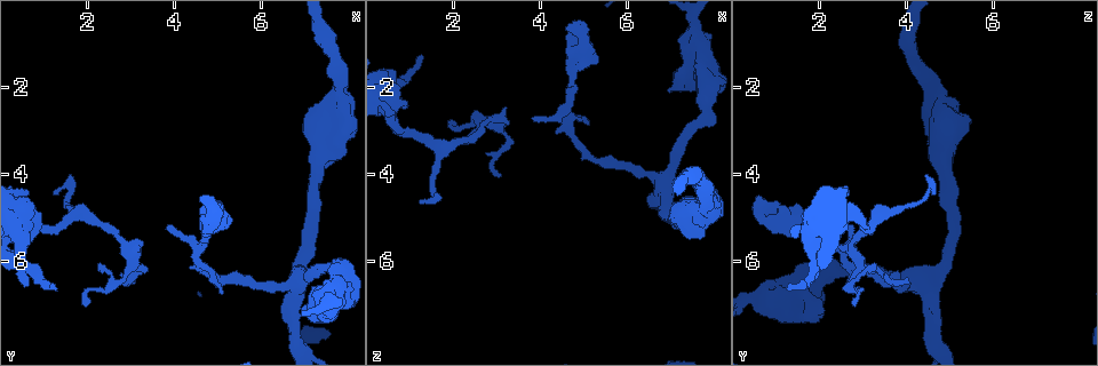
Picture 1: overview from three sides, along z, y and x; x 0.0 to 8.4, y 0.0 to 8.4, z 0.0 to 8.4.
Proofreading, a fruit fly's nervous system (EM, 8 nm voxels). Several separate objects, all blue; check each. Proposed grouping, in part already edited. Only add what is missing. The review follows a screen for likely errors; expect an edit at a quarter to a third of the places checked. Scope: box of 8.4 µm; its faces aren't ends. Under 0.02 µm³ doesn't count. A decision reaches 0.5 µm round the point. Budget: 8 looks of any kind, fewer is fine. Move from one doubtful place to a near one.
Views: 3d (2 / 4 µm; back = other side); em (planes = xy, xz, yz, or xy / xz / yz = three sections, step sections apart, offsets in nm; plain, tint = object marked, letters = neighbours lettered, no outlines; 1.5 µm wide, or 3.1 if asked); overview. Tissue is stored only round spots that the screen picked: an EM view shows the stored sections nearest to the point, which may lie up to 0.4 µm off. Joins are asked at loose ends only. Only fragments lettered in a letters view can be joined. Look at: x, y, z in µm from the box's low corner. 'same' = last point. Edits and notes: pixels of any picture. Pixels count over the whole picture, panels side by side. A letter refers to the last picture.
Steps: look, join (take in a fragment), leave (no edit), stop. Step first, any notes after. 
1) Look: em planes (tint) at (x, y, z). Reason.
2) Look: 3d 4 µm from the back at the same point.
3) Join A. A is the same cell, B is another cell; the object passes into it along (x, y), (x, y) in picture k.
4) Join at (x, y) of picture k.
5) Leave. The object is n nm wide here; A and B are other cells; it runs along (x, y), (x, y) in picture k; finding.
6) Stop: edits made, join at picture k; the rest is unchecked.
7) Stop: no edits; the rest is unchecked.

Look: em planes (letters) at (4.65, 4.50, 0.50). Long arm stops here.

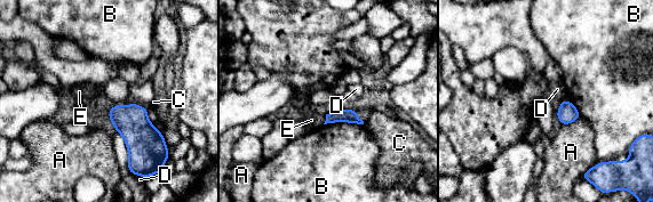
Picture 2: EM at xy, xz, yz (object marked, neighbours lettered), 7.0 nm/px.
Leave. A, B, C, D and E are other cells; a border runs along (137, 174), (133, 175) in picture 2; no lettered fragment goes on from it.

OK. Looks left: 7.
Look: em planes (letters) at (5.10, 6.70, 2.80). Tapers out.

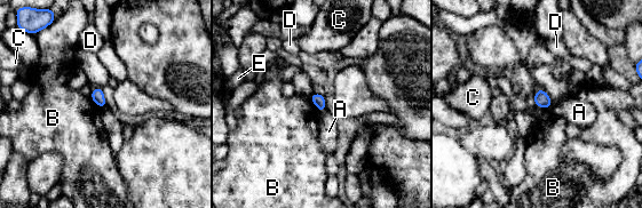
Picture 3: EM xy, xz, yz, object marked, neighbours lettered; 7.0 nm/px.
Leave. A, B, C, D and E are other cells; a border runs along (309, 98), (319, 112) in picture 3; no lettered fragment goes on from it.

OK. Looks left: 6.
Look: em xz step 8 (tint) at (3.90, 5.10, 2.70). Free end.

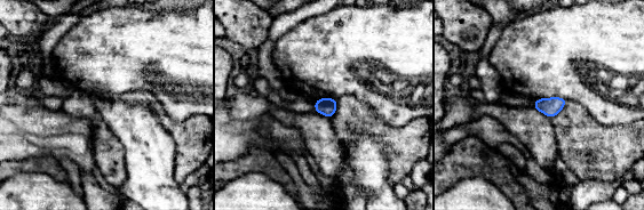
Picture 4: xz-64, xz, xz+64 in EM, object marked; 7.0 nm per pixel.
Look: em planes (letters) at the same point. Cut it another way.

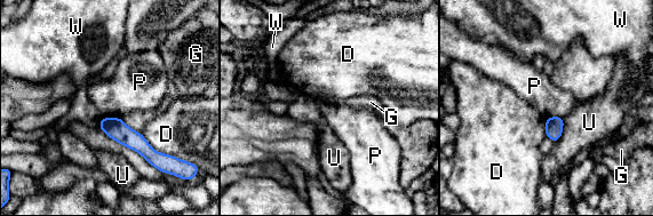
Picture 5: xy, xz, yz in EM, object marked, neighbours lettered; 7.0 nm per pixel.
Leave. D, G, P, U and W are other cells; a border runs along (104, 116), (120, 118) in picture 5; none of them fits.

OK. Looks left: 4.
Look: 3d 2 µm at (6.90, 7.15, 2.10). Free end.

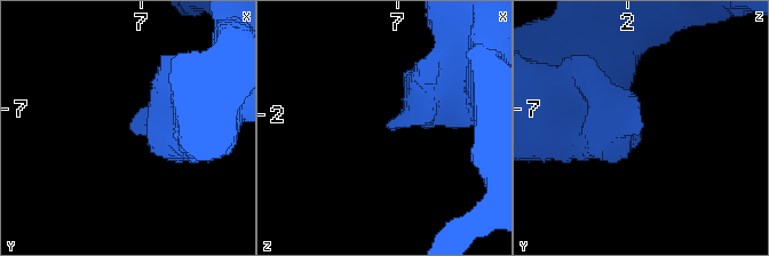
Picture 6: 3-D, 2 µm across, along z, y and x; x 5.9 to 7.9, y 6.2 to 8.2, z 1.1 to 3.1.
Look: em planes (letters) at (6.92, 7.16, 2.08). Need the tissue.

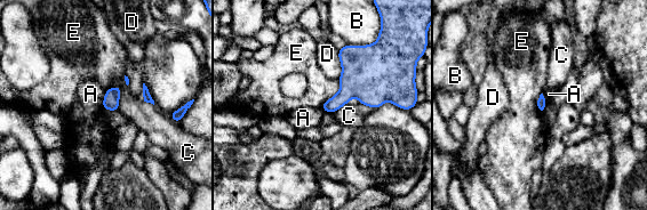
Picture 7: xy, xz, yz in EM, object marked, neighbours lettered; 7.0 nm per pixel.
Leave. A, B, C, D and E are other cells; a border runs along (338, 79), (340, 89), (320, 106) in picture 7; no lettered fragment goes on from it.

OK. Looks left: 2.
Stop: no edits; the rest is unchecked.

